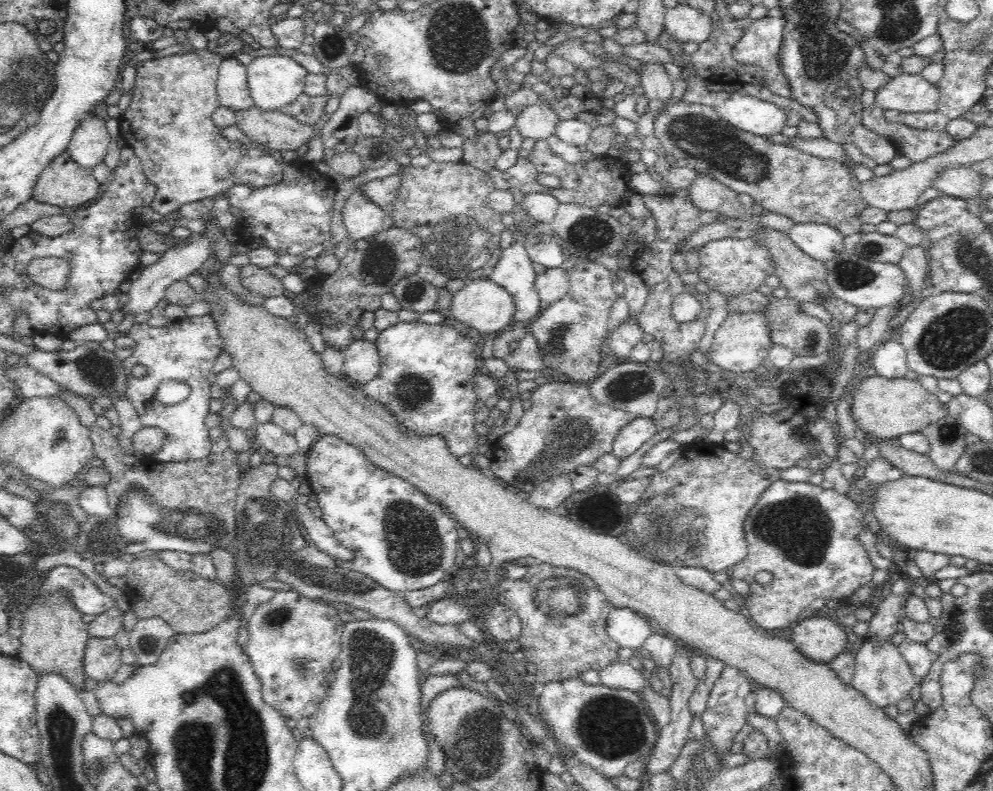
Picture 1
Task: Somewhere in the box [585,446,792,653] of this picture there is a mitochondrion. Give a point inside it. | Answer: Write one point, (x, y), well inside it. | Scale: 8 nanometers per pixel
(673, 531)

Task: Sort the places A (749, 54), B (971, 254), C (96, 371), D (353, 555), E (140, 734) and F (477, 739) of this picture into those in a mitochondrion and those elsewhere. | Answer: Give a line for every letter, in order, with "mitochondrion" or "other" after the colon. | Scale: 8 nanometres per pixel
A: other
B: mitochondrion
C: mitochondrion
D: other
E: other
F: mitochondrion

